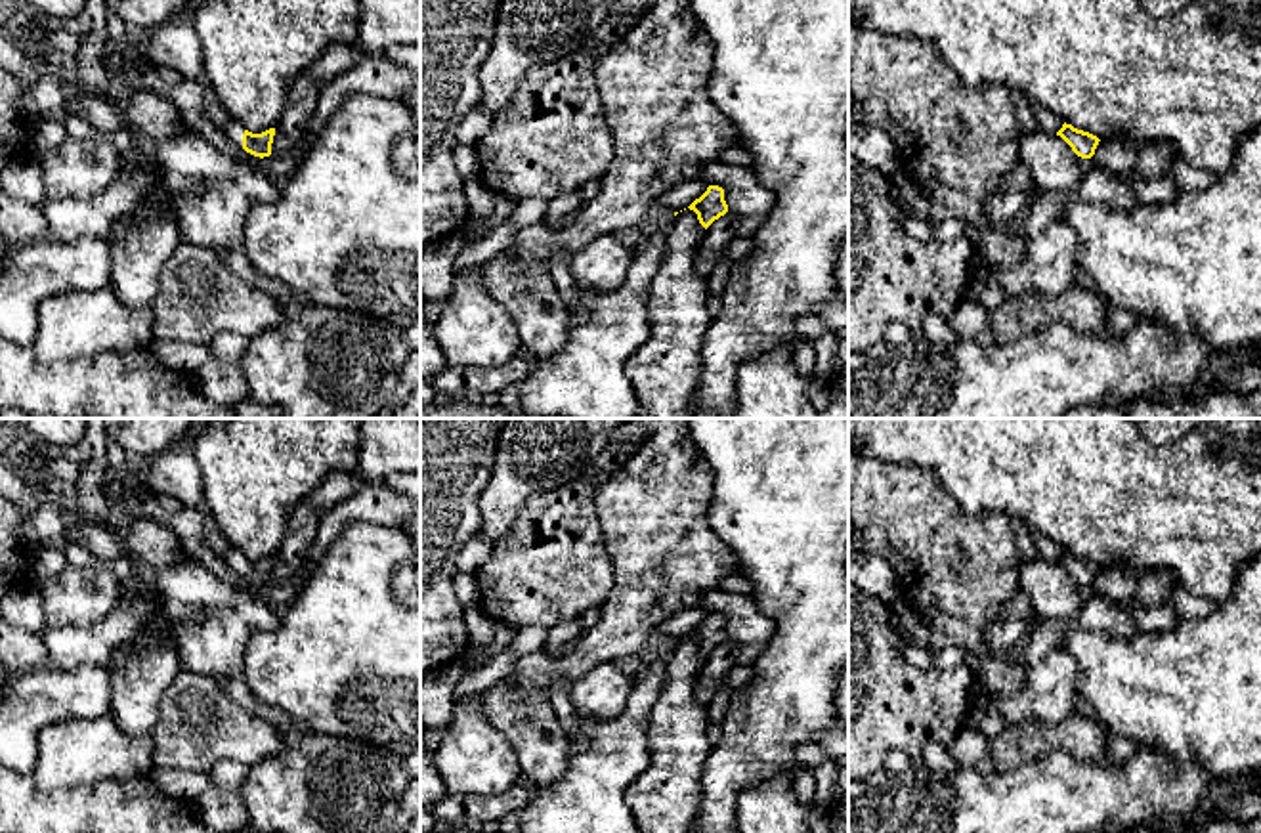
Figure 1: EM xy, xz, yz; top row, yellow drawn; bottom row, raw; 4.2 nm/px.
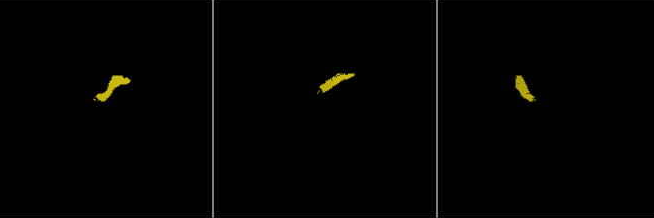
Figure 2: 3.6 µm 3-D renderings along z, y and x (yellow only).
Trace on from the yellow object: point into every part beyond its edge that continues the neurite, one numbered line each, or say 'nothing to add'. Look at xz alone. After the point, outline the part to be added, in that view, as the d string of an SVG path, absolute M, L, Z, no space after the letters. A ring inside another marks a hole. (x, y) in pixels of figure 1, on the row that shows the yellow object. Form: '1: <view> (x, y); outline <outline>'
nothing to add

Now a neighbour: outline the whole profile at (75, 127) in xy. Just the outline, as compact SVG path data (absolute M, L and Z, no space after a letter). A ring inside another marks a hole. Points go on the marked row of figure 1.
M67 115L61 124L67 138L75 138L75 139L90 139L101 132L94 128L86 118L75 115Z

